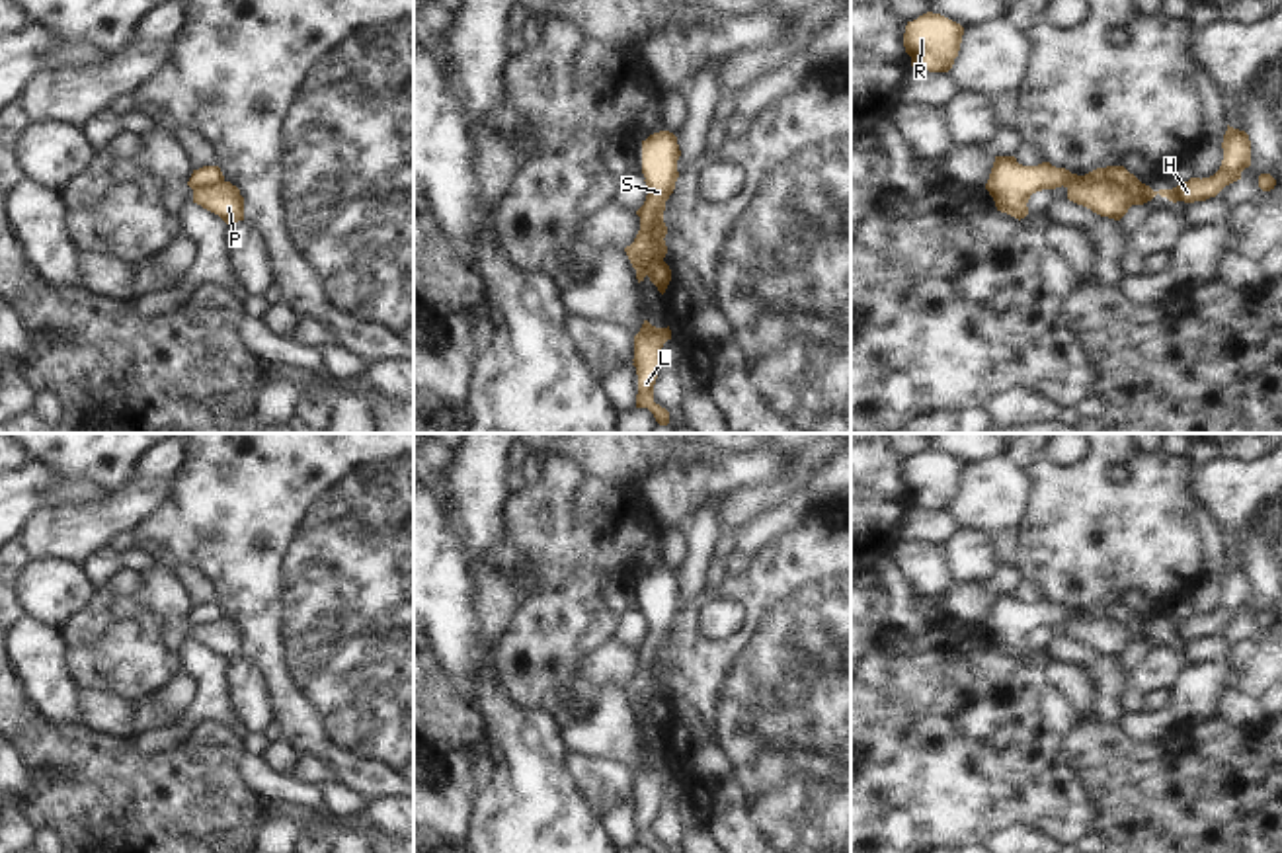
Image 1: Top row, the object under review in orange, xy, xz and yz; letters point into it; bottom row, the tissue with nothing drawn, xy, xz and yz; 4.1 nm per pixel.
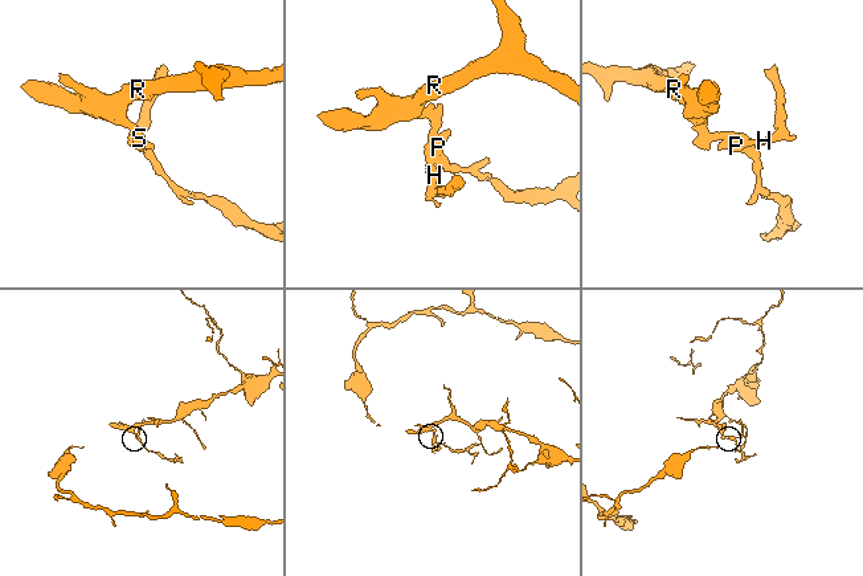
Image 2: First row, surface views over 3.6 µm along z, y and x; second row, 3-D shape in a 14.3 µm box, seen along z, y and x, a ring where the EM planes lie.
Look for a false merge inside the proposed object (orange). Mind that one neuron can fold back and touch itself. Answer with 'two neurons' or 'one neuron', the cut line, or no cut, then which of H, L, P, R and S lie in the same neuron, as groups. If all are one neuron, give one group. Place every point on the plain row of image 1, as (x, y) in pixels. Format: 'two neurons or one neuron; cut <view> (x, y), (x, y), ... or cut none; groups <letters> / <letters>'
two neurons; cut yz (1068, 627), (1080, 621), (1122, 621), (1134, 641); groups H L P / R S

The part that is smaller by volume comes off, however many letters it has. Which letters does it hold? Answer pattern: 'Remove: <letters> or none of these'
Remove: H, L, P

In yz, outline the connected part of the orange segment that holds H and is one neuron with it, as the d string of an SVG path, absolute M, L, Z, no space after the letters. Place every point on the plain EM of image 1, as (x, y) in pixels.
M1227 562L1222 586L1223 597L1214 613L1202 617L1190 615L1188 619L1182 619L1173 627L1159 627L1157 630L1173 640L1194 640L1216 634L1225 623L1241 617L1241 609L1251 603L1249 572Z

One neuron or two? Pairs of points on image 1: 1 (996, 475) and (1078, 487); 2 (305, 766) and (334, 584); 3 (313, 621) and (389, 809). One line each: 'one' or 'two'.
1: two
2: two
3: two

